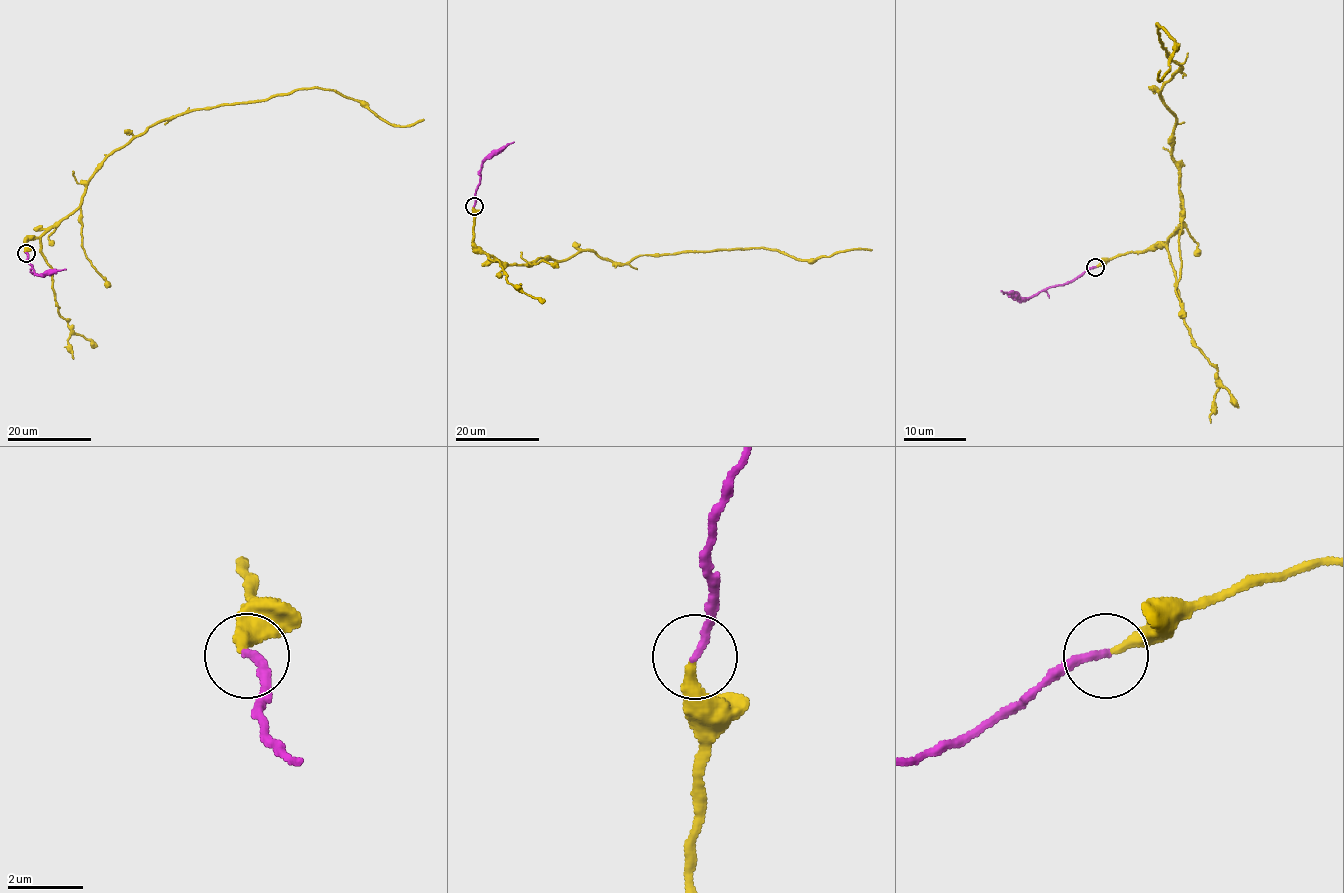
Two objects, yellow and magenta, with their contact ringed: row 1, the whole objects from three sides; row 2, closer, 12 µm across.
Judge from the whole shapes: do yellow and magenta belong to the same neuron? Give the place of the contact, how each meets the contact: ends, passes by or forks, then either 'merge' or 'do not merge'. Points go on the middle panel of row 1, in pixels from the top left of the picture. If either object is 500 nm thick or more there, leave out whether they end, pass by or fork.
(474, 206) | yellow ends | magenta ends | merge

